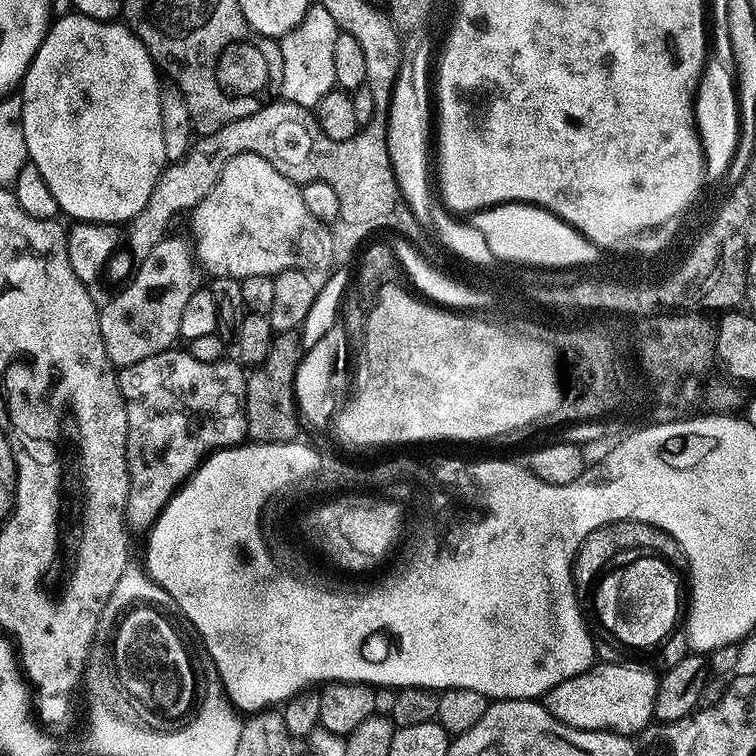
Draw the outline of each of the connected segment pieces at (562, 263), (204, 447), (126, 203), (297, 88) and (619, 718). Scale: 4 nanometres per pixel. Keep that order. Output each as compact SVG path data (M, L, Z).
M512 202L508 208L478 214L474 218L474 229L482 232L498 259L513 265L545 264L548 270L575 269L578 264L588 264L602 256L600 244L583 233L568 216L557 212L556 208L538 208L530 206L528 202Z
M186 350L176 351L154 354L154 358L142 358L142 362L134 362L134 366L126 366L118 372L128 423L125 454L128 463L128 501L124 506L124 518L129 529L151 529L152 523L160 517L160 512L180 485L213 452L243 444L248 435L244 409L248 385L245 369L232 358L198 362L198 358Z
M79 14L71 15L57 15L49 23L46 38L42 42L42 46L38 46L38 54L34 54L34 58L30 62L22 81L22 130L25 131L28 158L30 163L38 170L38 174L42 174L46 186L50 186L50 194L54 194L54 202L58 202L60 211L65 217L67 215L73 216L71 218L73 221L85 224L124 226L148 202L161 172L166 167L166 142L162 142L158 69L156 63L150 58L143 42L137 38L136 33L131 28L123 23L95 20Z
M313 3L304 17L279 41L282 50L282 86L280 96L291 104L312 110L326 94L337 87L334 74L334 42L338 29L323 3Z
M597 662L592 665L588 671L578 674L574 678L566 678L566 682L558 682L558 686L551 688L547 694L542 697L542 703L548 709L548 713L554 718L558 718L558 722L562 722L571 728L581 728L587 732L617 732L619 736L626 736L629 738L635 737L635 732L640 732L648 723L653 723L654 720L654 698L656 697L656 685L658 683L657 673L652 673L646 668L639 668L636 664L603 664Z

